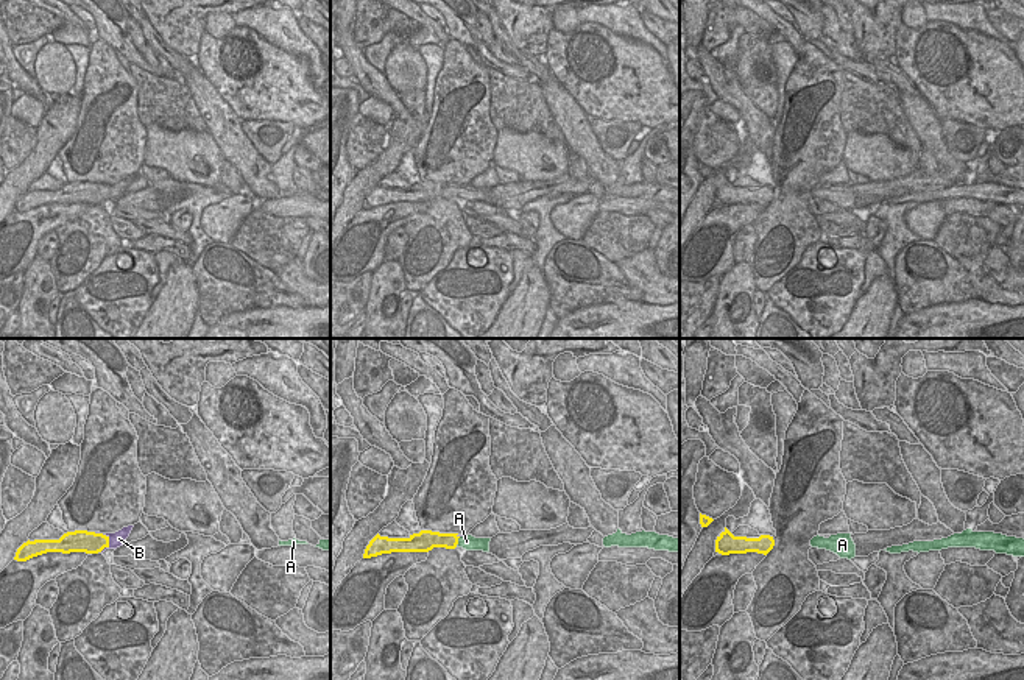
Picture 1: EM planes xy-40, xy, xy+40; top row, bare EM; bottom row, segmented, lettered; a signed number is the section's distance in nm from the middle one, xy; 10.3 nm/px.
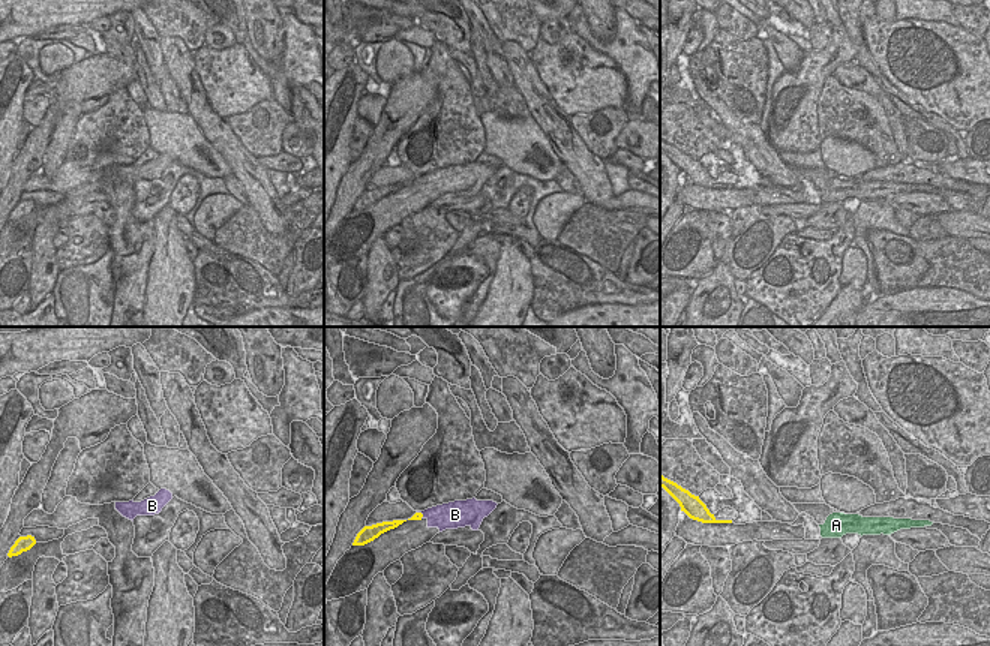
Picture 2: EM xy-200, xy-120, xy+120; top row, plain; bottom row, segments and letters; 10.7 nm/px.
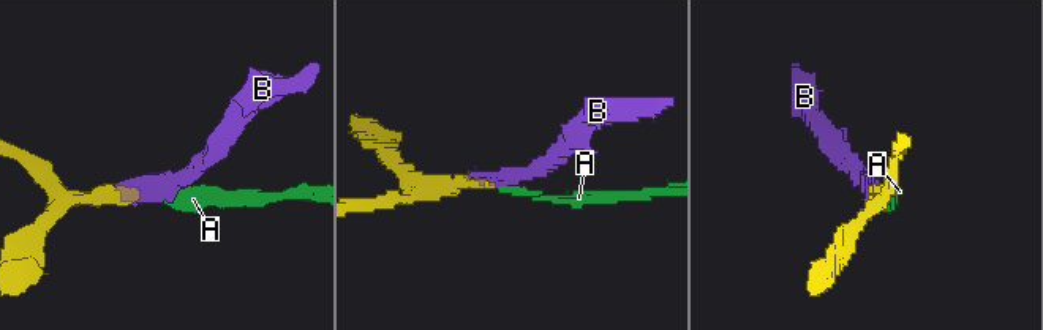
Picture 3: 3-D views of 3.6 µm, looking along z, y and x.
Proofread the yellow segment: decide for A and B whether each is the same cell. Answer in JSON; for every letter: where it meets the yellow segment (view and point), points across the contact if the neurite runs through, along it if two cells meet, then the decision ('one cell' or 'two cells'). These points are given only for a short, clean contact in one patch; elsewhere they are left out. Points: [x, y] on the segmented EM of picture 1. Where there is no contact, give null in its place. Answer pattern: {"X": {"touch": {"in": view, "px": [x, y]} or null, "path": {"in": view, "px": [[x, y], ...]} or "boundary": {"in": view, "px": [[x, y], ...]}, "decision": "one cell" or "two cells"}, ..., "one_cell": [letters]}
{"A": {"touch": {"in": "xy", "px": [457, 541]}, "path": {"in": "xy", "px": [[434, 538], [457, 541], [466, 541]]}, "decision": "one cell"}, "B": {"touch": {"in": "xy-40", "px": [108, 543]}, "boundary": {"in": "xy-40", "px": [[105, 534], [108, 545], [100, 551]]}, "decision": "two cells"}, "one_cell": ["A"]}

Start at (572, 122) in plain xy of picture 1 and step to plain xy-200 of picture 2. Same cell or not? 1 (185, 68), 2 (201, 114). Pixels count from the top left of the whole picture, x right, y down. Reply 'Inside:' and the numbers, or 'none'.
Inside: 1, 2

